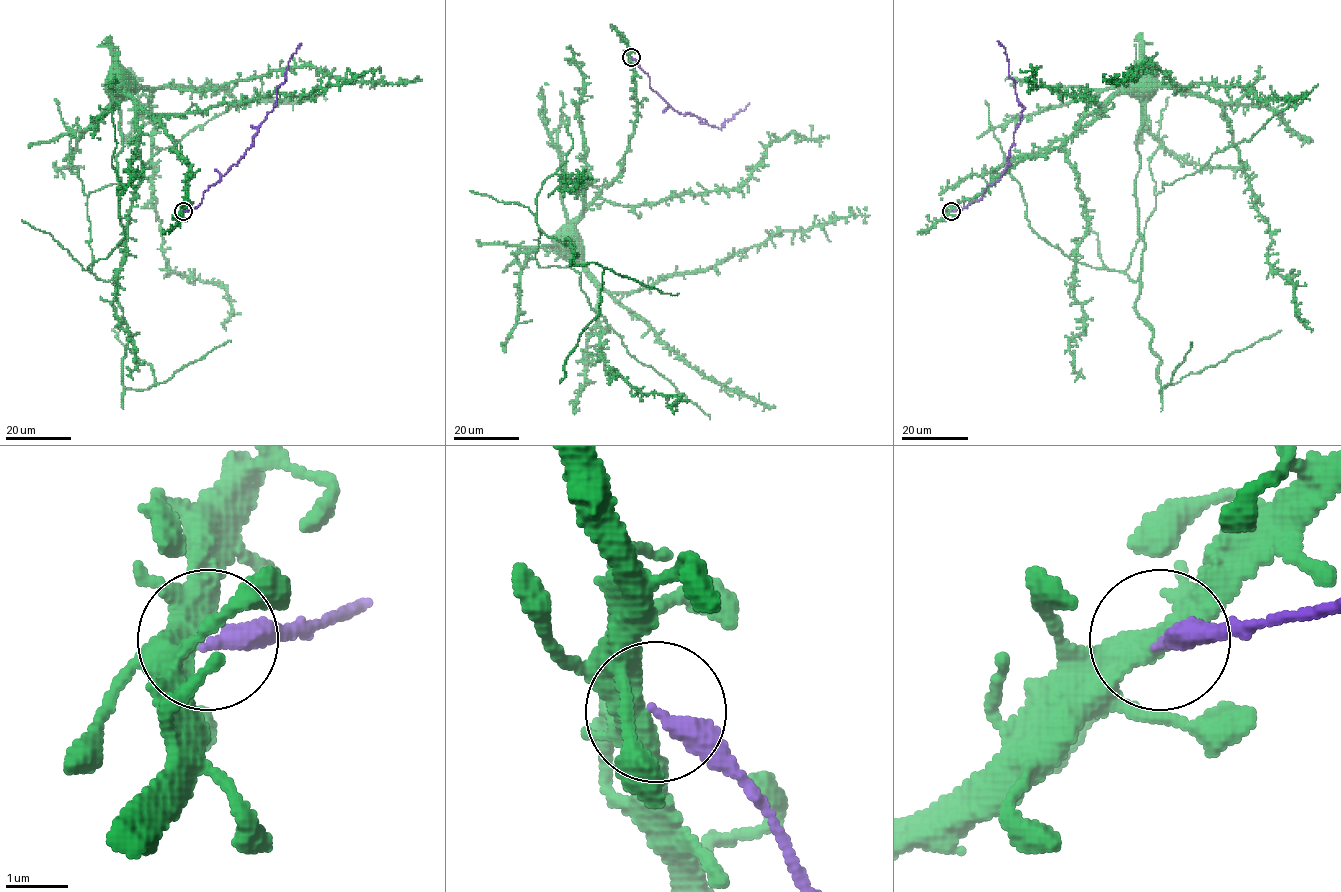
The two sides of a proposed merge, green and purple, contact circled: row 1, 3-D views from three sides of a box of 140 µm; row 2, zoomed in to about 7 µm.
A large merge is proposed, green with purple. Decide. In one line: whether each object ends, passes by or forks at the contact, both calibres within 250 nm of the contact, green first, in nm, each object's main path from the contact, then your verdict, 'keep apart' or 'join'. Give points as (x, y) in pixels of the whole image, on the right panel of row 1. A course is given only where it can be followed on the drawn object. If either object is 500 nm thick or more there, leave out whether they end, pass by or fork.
green forks | purple ends | 360/320 nm | green via (951, 211), (962, 202), (981, 194), (1018, 162), (1058, 148), (1084, 117), (1108, 98), (1130, 87) | purple via (951, 211), (980, 199), (1000, 178), (1024, 108), (1008, 75), (1005, 49), (997, 41) | keep apart

